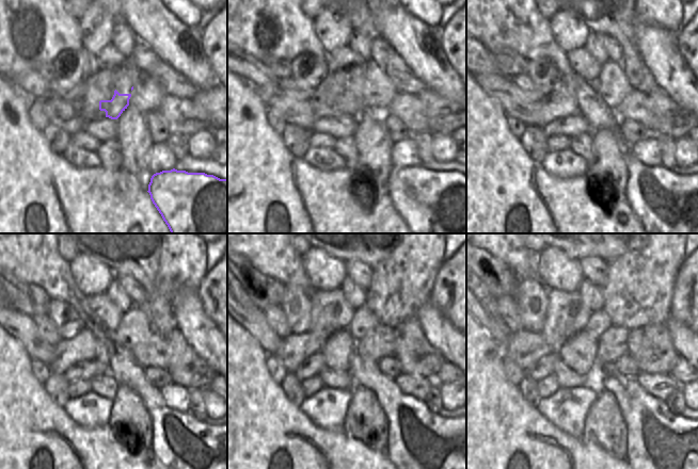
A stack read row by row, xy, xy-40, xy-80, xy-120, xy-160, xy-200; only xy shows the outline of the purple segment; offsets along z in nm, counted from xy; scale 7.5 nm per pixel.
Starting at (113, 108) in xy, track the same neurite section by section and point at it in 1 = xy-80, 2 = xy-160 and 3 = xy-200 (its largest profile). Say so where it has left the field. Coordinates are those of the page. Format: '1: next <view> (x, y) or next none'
1: next xy-80 (599, 116)
2: next xy-160 (428, 450)
3: next xy-200 (665, 450)

